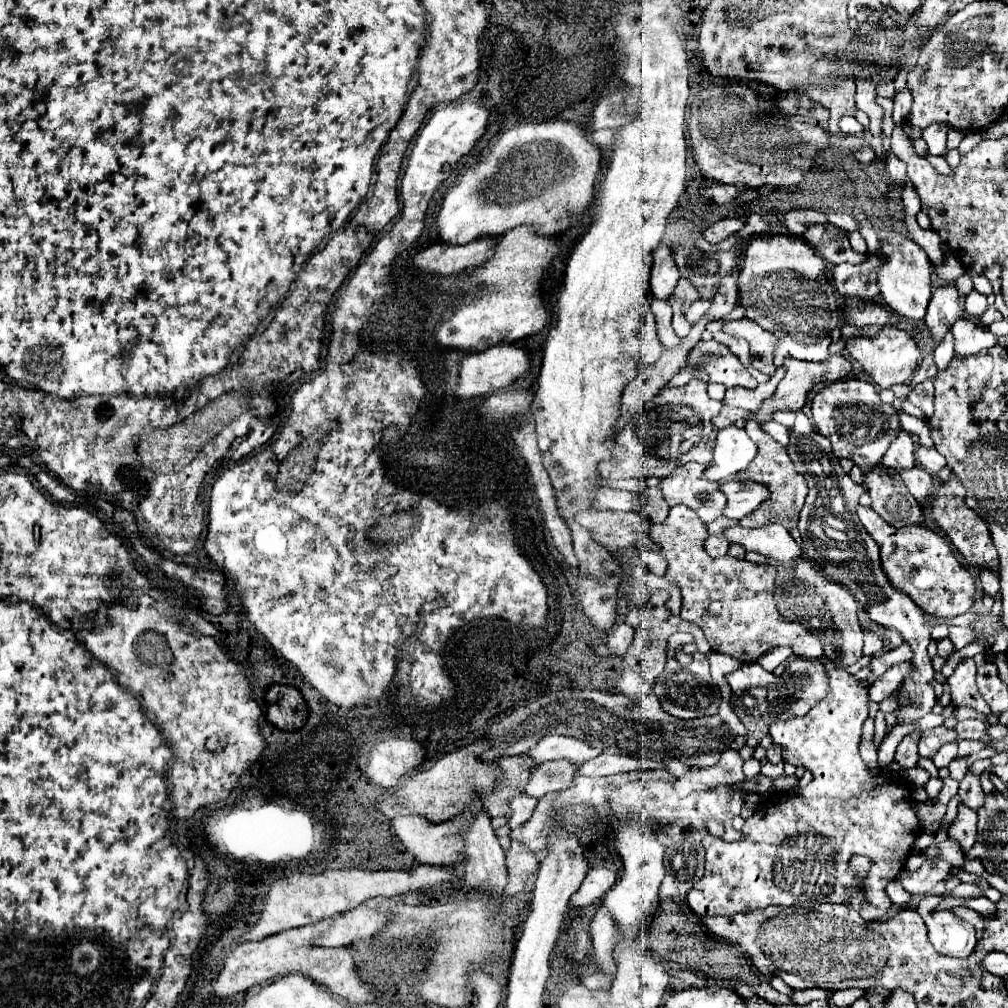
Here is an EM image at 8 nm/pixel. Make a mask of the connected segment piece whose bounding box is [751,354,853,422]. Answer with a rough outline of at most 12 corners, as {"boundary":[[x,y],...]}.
{"boundary":[[841,354],[827,362],[785,360],[787,374],[751,418],[803,408],[813,386],[847,380],[853,364]]}

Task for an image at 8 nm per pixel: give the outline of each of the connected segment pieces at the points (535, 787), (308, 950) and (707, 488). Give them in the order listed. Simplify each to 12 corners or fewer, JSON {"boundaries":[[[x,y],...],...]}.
{"boundaries":[[[543,762],[523,794],[539,800],[573,784],[577,764]],[[303,928],[239,944],[211,994],[227,998],[303,974],[349,1002],[375,1000],[349,948],[315,948]],[[679,466],[659,482],[669,506],[685,504],[703,522],[721,516],[717,482],[705,466]]]}

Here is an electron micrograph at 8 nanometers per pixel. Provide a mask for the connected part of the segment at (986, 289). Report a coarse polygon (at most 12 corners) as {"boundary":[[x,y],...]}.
{"boundary":[[966,269],[971,276],[973,287],[983,295],[993,293],[992,285],[987,278]]}

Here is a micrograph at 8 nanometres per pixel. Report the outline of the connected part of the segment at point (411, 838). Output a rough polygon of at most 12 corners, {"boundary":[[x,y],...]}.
{"boundary":[[393,818],[397,840],[417,864],[463,860],[455,824]]}

